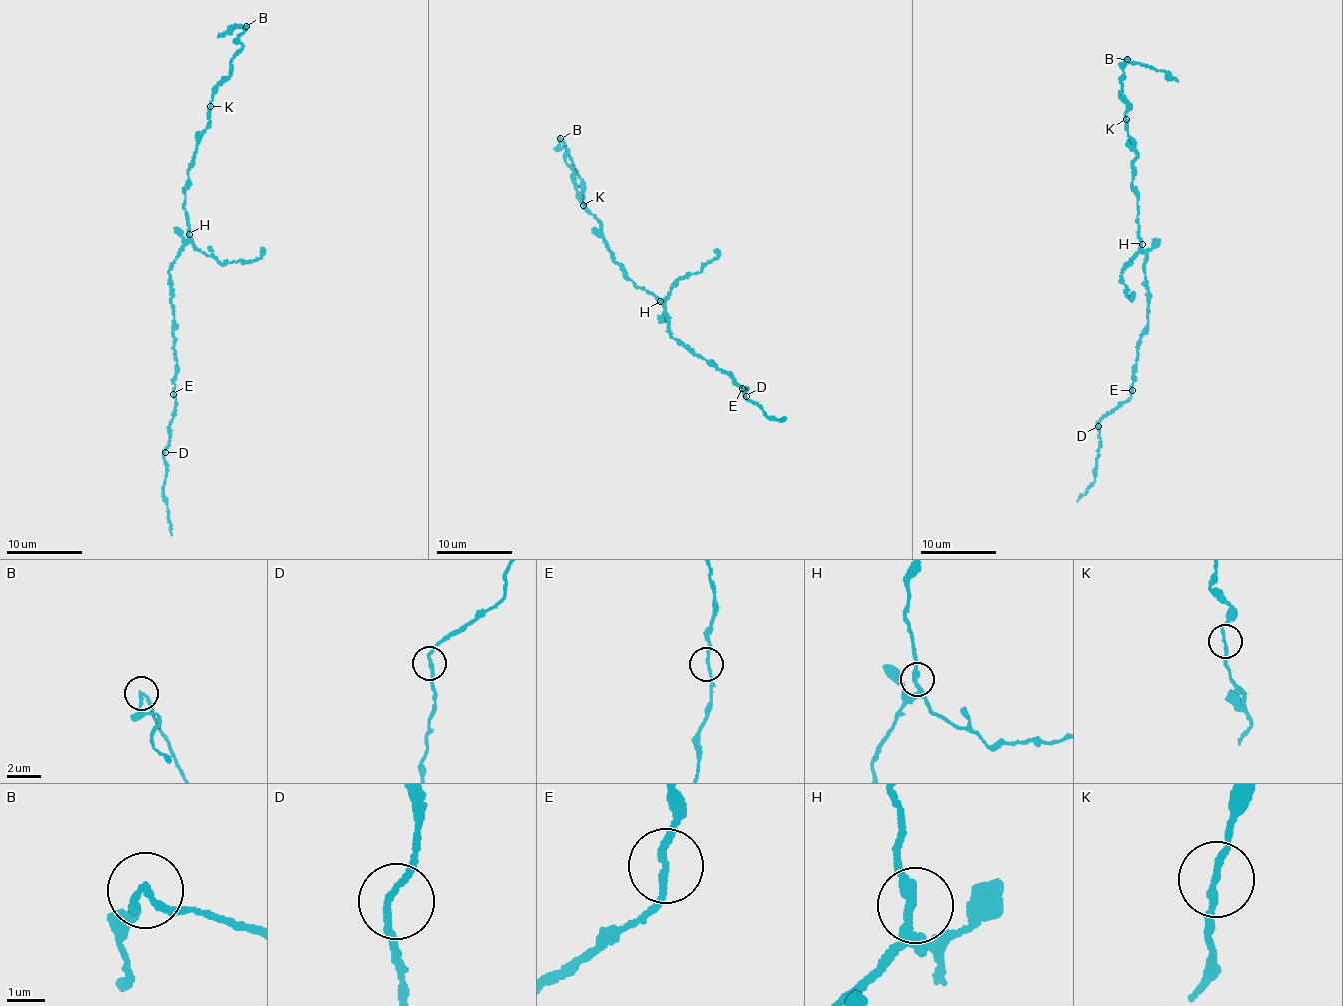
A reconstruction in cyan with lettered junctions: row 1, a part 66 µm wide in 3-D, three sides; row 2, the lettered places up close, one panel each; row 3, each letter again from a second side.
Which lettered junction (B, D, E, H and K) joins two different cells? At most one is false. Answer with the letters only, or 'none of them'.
B

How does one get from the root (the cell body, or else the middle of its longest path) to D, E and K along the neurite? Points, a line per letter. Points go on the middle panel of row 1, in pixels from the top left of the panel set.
D: (659, 300), (666, 307), (672, 336), (699, 357), (727, 372), (735, 383), (747, 390), (744, 390), (746, 396)
E: (659, 300), (666, 307), (672, 336), (699, 357), (727, 372), (742, 388)
K: (659, 300), (623, 273), (608, 250), (607, 242), (600, 230), (601, 224), (583, 205)

